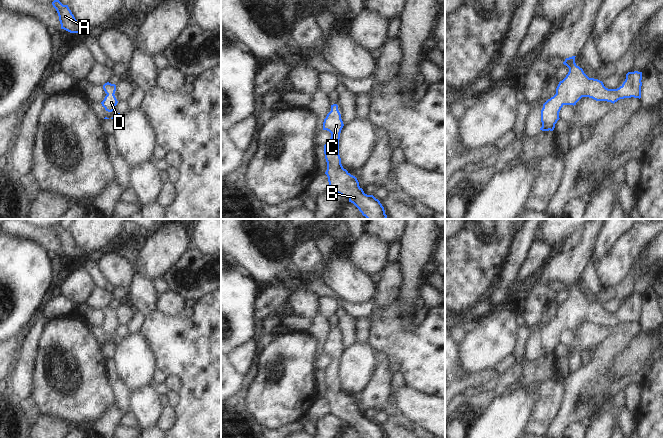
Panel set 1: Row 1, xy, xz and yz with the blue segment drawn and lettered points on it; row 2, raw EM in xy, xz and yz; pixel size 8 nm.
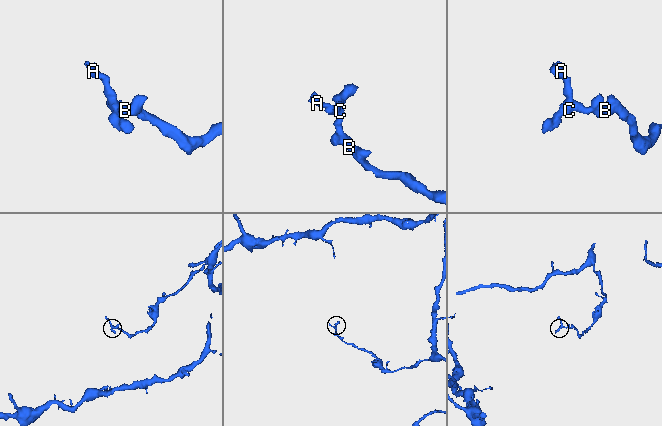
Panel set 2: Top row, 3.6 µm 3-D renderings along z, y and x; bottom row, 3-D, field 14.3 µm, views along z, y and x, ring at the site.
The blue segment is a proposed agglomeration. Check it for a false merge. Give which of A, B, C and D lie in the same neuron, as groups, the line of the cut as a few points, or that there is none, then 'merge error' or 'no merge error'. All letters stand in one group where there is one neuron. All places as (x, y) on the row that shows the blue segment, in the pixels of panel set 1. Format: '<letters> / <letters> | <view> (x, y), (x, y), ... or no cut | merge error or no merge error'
A B C D | no cut | no merge error

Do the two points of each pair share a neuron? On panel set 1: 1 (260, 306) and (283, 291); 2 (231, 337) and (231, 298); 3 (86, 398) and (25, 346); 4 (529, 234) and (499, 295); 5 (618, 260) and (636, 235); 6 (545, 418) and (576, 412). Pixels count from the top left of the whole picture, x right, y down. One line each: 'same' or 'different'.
1: same
2: same
3: different
4: same
5: same
6: different

